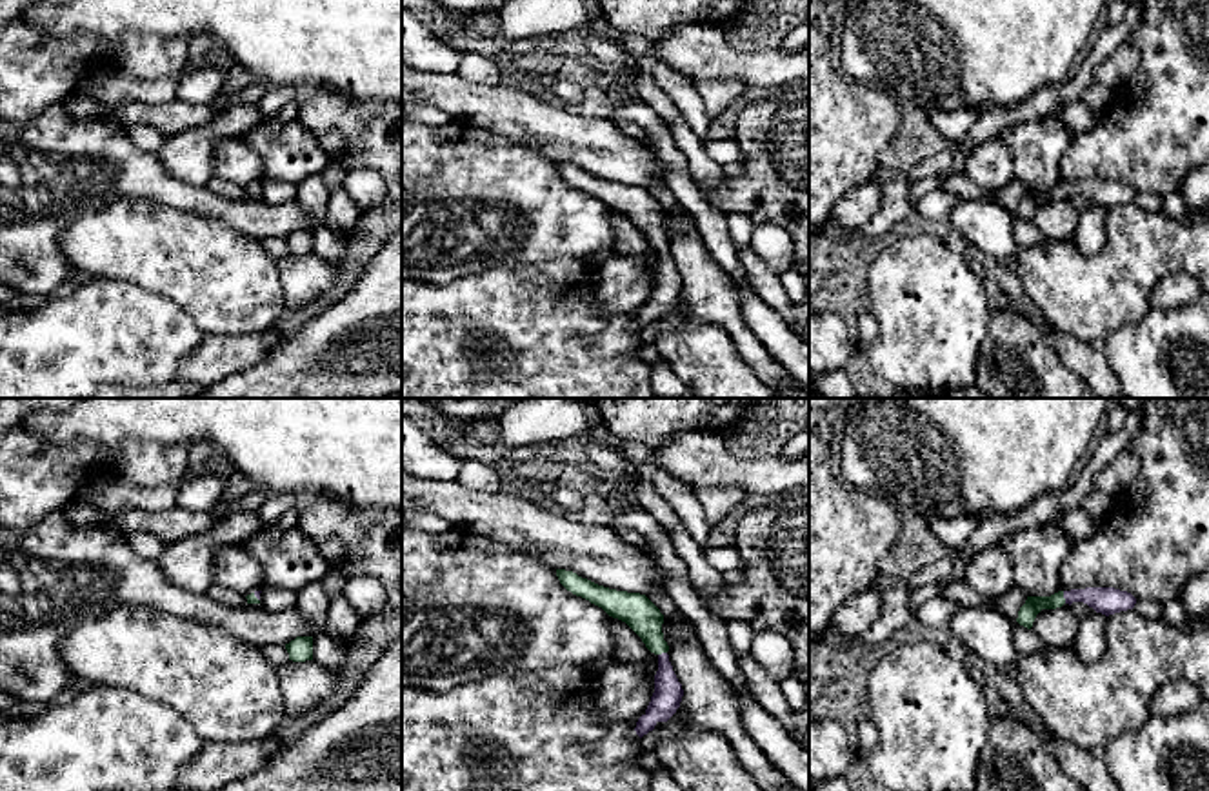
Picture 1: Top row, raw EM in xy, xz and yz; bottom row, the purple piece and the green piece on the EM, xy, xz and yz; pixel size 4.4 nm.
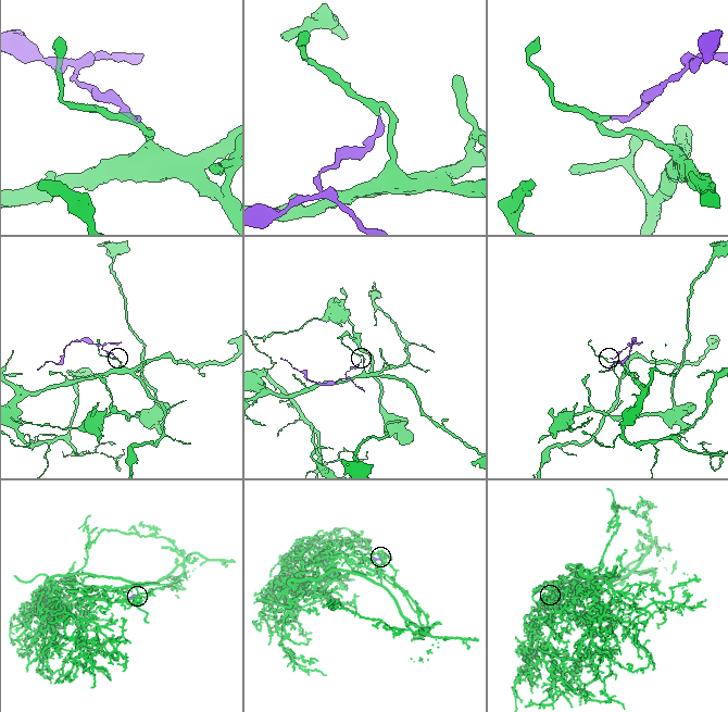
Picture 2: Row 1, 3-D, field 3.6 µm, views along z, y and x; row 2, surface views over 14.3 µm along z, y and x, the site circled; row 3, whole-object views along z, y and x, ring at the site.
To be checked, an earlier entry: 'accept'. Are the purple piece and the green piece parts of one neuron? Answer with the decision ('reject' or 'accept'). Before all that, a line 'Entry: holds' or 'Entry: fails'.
Entry: holds
accept

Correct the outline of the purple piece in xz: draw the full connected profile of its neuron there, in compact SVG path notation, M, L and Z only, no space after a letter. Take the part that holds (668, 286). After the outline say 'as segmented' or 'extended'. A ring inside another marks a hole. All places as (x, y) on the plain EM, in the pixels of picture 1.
M556 162L556 169L573 187L589 193L609 209L625 215L642 231L645 240L658 249L654 285L634 320L642 331L653 324L658 315L667 315L680 300L684 289L682 276L669 255L669 238L662 225L664 207L645 187L609 182L565 162Z | extended

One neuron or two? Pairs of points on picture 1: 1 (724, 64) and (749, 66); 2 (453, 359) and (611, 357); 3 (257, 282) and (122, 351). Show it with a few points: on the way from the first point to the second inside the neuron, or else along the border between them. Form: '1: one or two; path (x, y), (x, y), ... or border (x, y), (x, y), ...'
1: one; path (729, 64), (744, 66)
2: one; path (493, 360), (571, 360)
3: two; border (153, 293), (173, 300), (204, 333)

